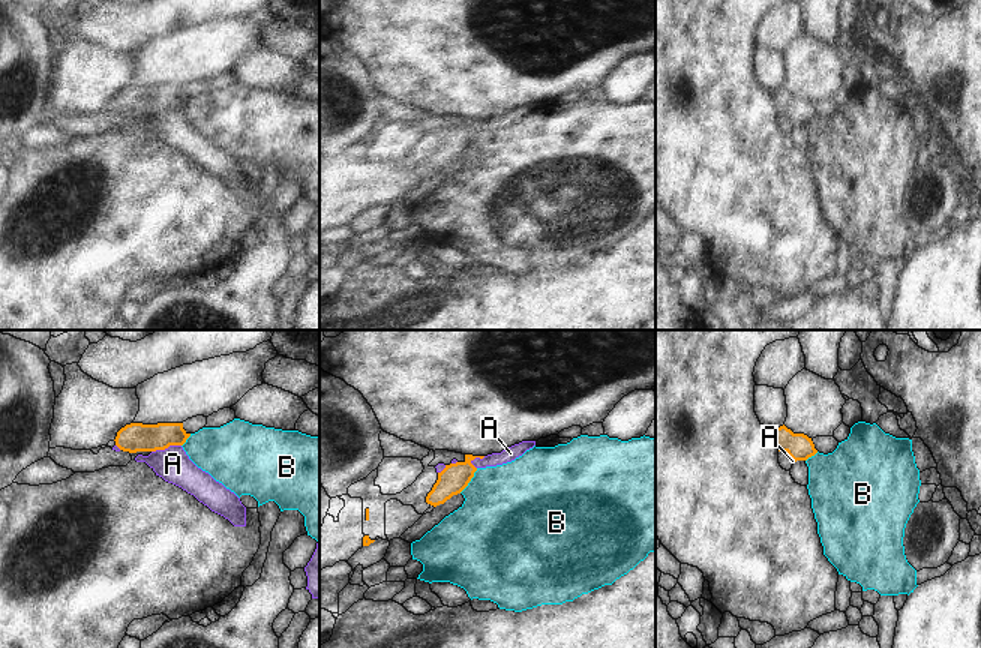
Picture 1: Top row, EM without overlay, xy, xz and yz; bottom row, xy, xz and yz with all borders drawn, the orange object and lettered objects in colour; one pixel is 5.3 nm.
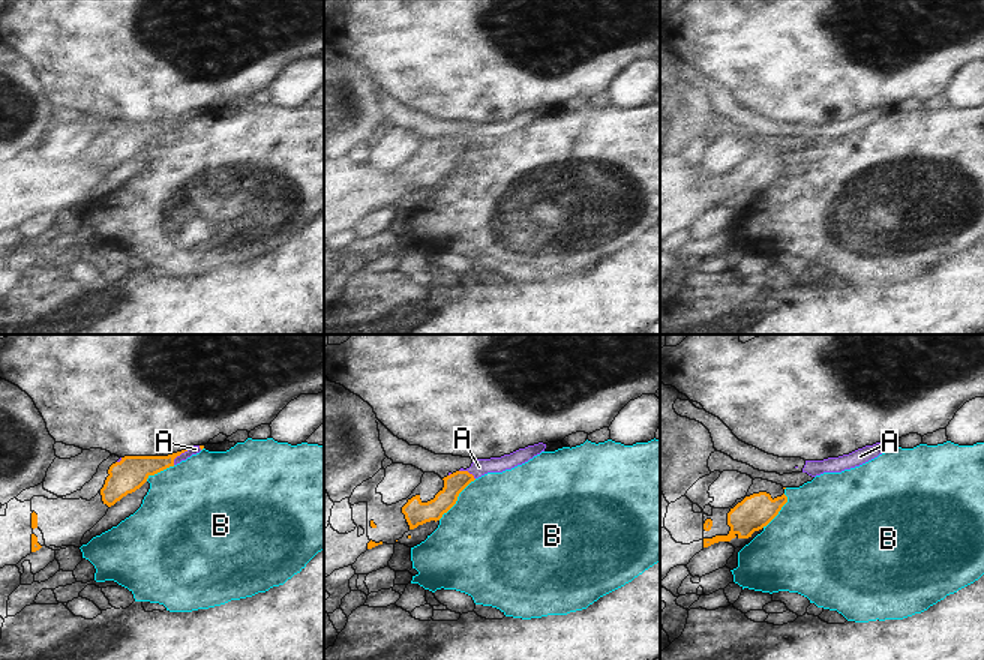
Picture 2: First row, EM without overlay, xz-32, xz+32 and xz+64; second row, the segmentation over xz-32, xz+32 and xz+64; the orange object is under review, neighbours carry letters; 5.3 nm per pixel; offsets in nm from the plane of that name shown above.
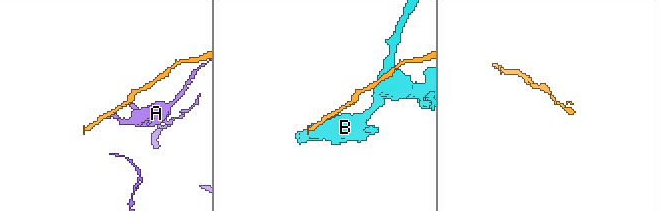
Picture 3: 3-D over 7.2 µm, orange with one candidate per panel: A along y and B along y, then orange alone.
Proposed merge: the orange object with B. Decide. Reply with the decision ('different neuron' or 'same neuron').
different neuron

